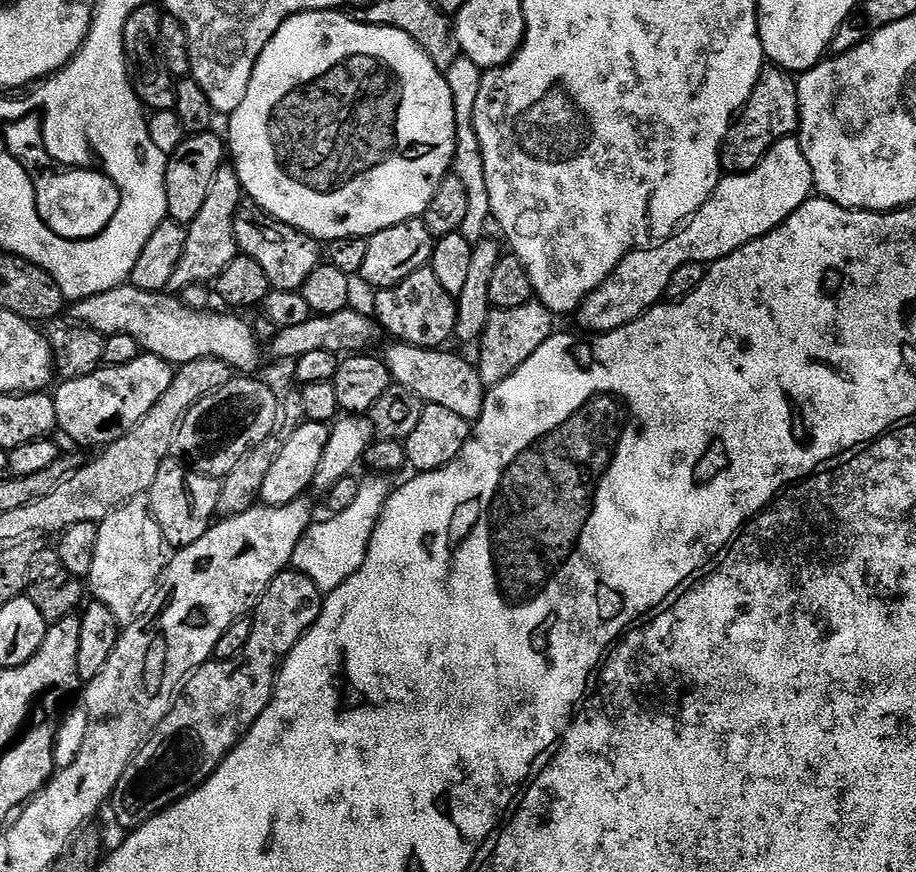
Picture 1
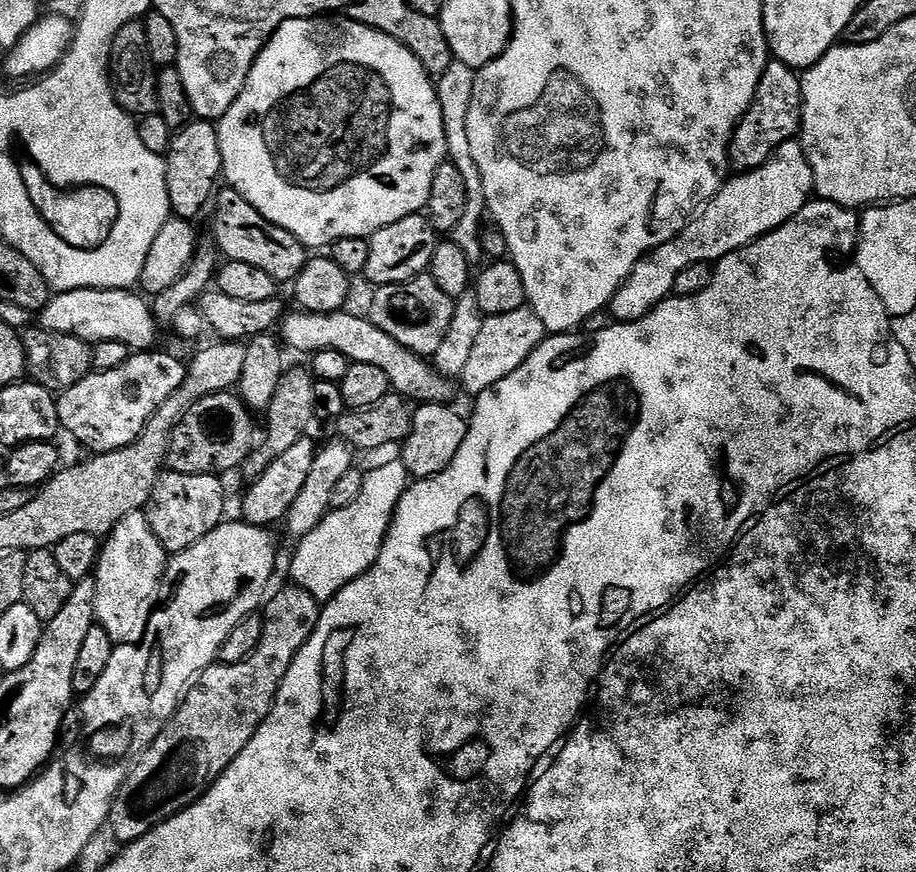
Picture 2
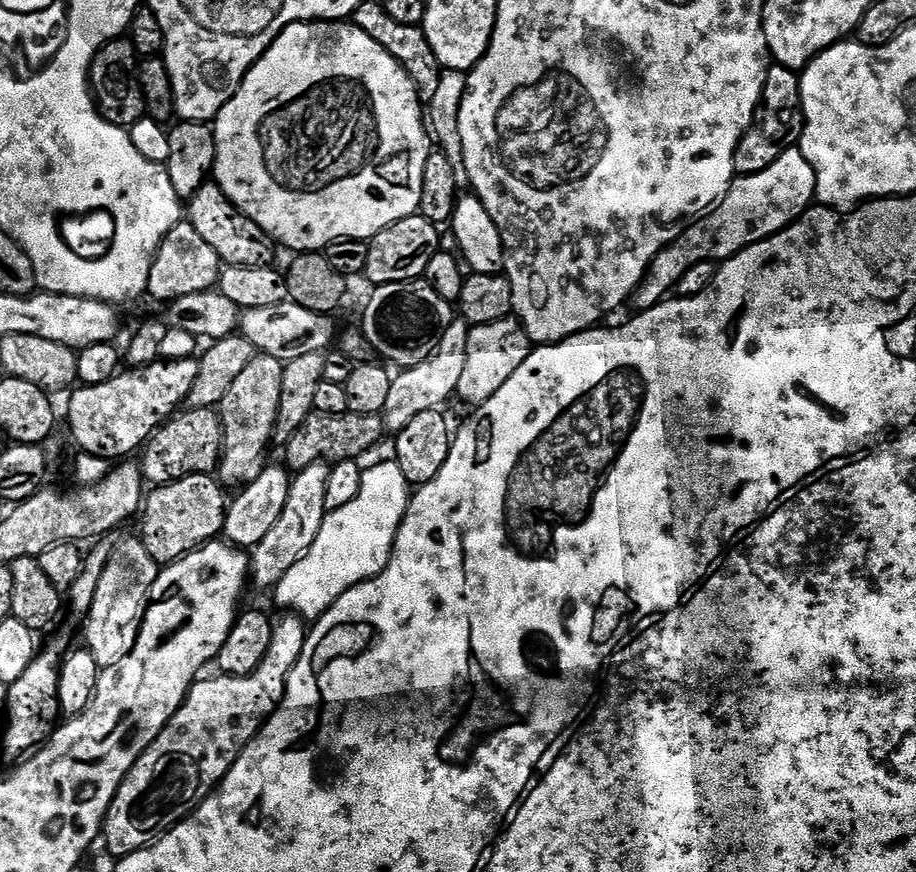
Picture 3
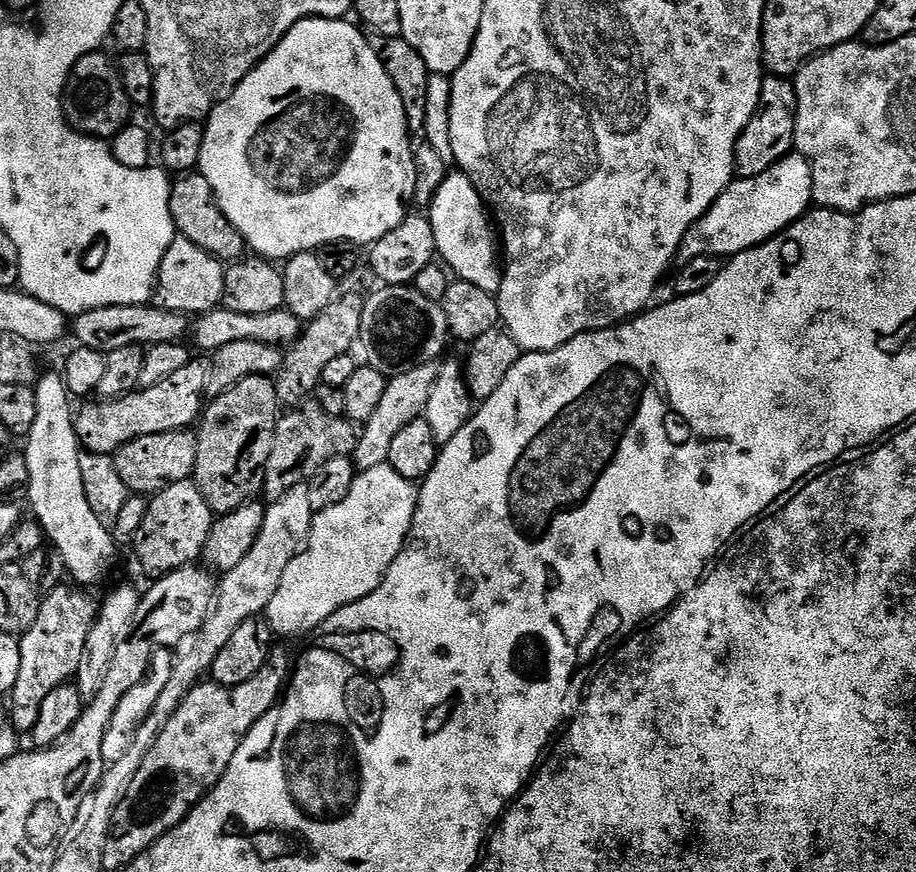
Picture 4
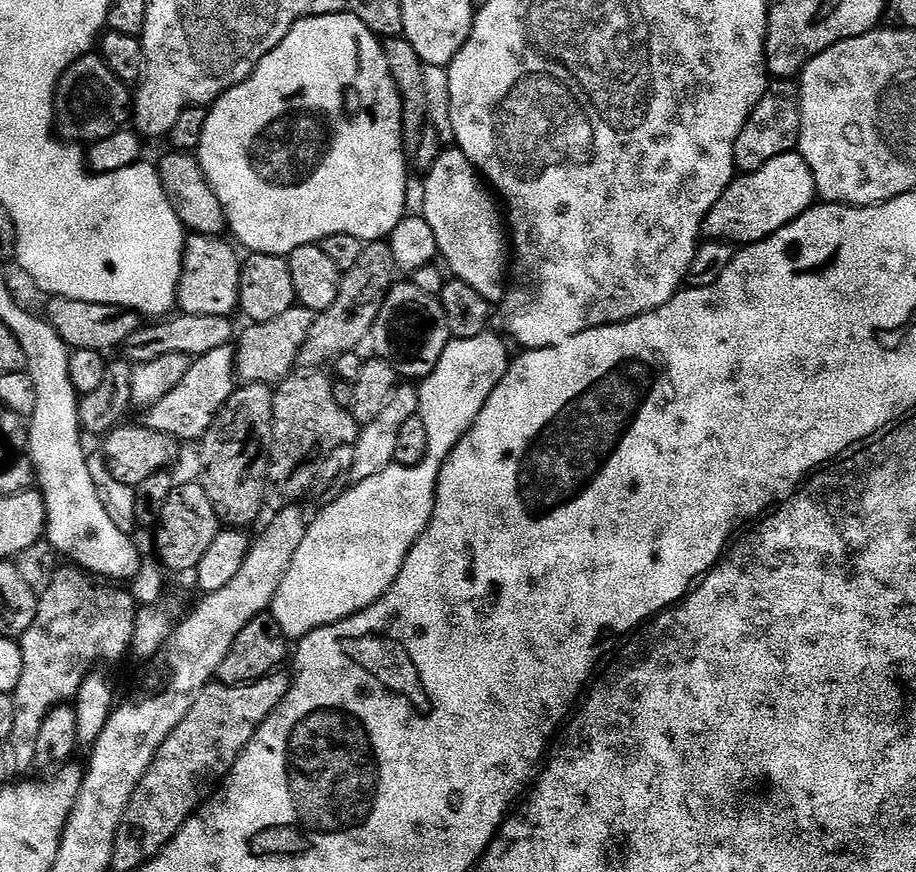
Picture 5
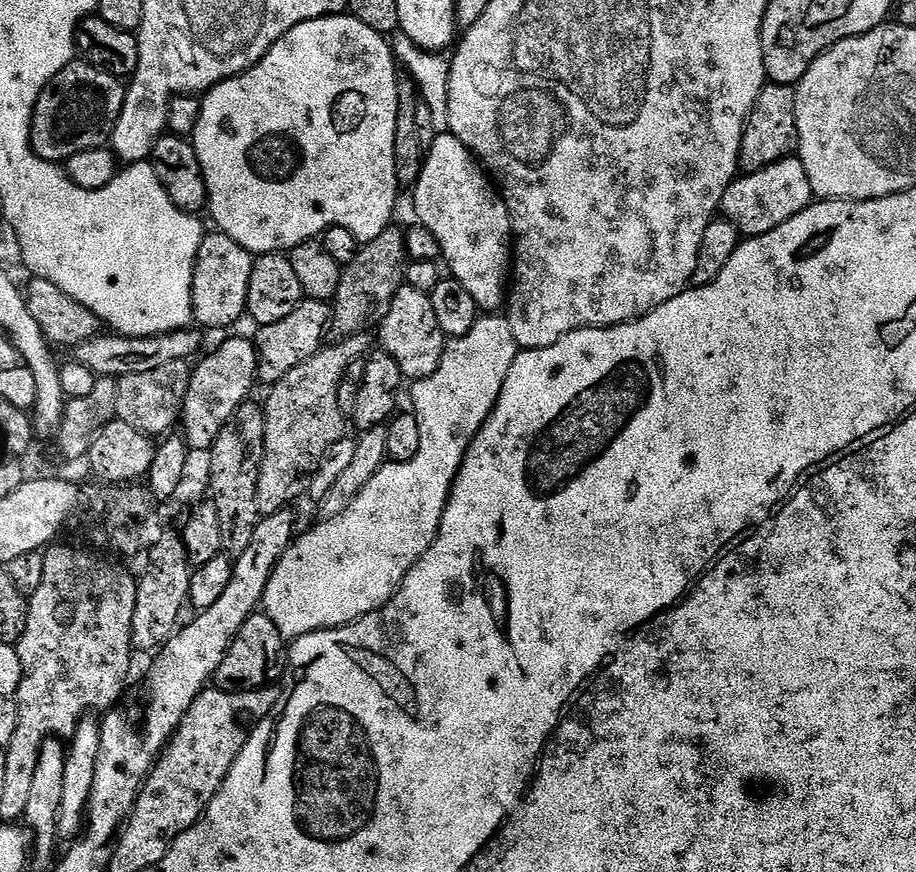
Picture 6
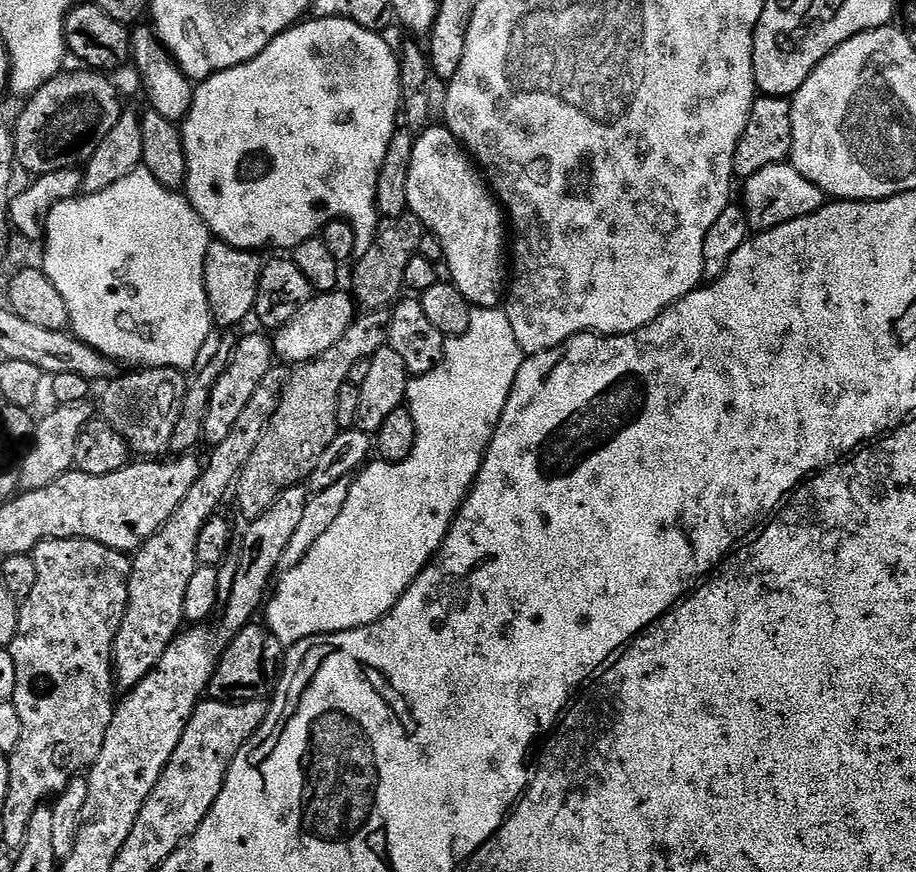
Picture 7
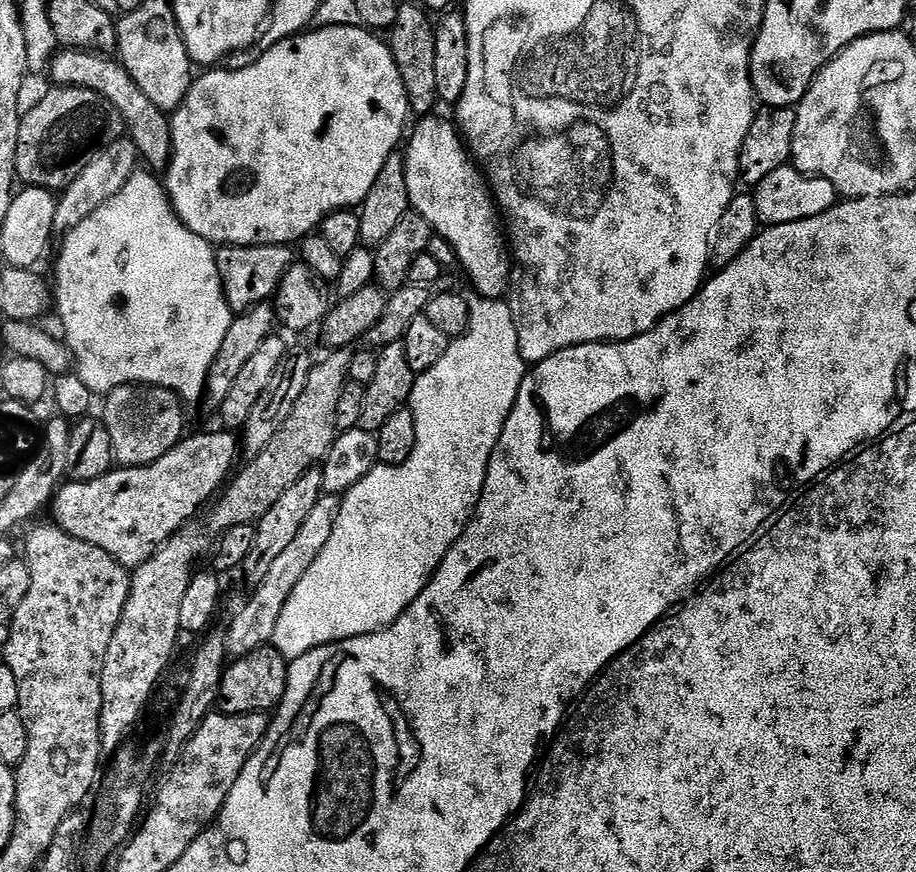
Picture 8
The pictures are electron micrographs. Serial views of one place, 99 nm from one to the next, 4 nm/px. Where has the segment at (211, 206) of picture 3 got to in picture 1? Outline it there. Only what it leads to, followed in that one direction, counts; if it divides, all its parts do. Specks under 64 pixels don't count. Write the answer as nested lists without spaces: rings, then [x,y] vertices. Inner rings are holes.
[[[241,206],[234,218],[234,238],[237,249],[243,255],[254,258],[262,266],[269,285],[283,292],[298,292],[300,287],[314,274],[322,262],[321,241],[300,232],[281,220],[275,220],[267,212],[255,206]]]

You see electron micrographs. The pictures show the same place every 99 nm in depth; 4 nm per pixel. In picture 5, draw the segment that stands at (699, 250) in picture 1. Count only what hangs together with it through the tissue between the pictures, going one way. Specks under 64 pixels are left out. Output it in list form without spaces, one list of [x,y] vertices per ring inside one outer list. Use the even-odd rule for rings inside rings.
[[[793,150],[766,162],[762,170],[737,175],[706,214],[702,232],[708,240],[723,240],[733,246],[756,244],[797,220],[816,199],[812,171],[799,151]]]

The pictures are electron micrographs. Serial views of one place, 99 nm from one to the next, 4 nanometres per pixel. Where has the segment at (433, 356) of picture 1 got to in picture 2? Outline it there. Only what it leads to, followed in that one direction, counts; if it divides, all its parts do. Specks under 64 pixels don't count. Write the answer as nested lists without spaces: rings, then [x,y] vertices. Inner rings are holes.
[[[292,310],[278,325],[278,336],[285,349],[311,354],[322,350],[338,350],[353,364],[378,366],[386,374],[391,391],[409,402],[420,404],[445,404],[452,402],[458,392],[457,385],[447,376],[441,376],[425,357],[414,354],[394,342],[390,334],[378,330],[367,315],[351,316],[351,311],[314,314],[303,310]]]

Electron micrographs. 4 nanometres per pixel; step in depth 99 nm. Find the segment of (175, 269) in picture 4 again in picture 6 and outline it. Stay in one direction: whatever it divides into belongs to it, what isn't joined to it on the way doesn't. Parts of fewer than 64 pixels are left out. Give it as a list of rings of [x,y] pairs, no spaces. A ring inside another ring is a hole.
[[[216,234],[213,240],[212,237],[205,239],[198,257],[196,273],[192,276],[192,319],[201,329],[232,328],[240,319],[245,319],[253,263],[253,253],[238,246],[238,242],[234,242],[229,236]]]

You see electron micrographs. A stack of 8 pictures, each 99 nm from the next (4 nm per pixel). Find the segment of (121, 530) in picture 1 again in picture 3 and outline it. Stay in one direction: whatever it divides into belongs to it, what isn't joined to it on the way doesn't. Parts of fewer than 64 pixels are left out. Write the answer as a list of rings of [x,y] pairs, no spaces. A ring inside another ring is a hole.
[[[139,538],[124,540],[113,547],[110,562],[106,562],[106,570],[102,570],[102,578],[94,594],[94,606],[83,621],[83,643],[94,654],[97,668],[103,670],[118,666],[118,662],[122,662],[122,658],[126,658],[126,654],[134,650],[150,597],[153,595],[151,592],[156,588],[156,580],[161,571],[161,565],[156,563],[150,550],[146,550]]]

